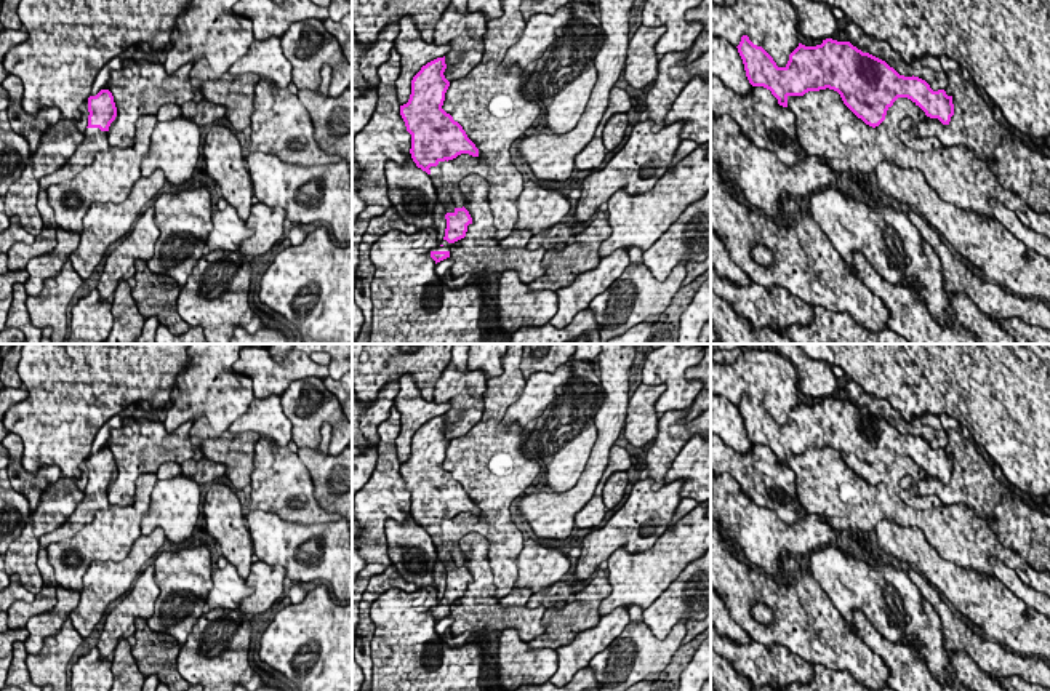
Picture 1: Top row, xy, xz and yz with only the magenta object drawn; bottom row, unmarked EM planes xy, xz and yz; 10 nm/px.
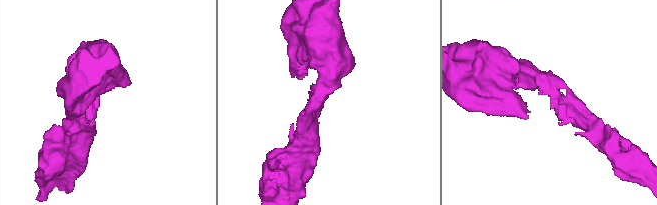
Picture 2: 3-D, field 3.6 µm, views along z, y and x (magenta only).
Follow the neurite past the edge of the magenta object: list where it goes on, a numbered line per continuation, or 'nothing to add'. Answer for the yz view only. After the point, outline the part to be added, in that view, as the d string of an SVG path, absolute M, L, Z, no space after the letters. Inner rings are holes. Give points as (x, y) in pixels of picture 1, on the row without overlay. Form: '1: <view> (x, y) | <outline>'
nothing to add

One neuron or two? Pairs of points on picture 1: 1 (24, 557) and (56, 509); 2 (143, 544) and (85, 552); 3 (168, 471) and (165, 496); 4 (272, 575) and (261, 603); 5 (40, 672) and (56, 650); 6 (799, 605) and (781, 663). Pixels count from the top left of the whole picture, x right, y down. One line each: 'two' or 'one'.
1: one
2: two
3: two
4: one
5: one
6: two

